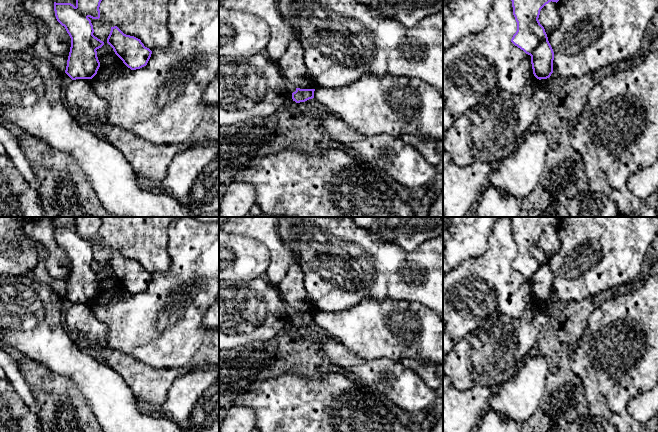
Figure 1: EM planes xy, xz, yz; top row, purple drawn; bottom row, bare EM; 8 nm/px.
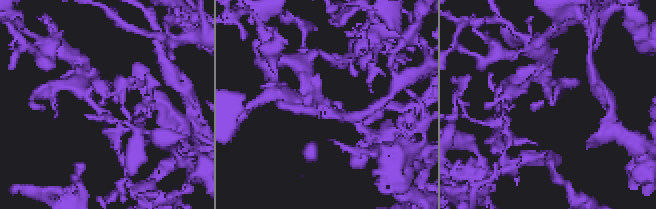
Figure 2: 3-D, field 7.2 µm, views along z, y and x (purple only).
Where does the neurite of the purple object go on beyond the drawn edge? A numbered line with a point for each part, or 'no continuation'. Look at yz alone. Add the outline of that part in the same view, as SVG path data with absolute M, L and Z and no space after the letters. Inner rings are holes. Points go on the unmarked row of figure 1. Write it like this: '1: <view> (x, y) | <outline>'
no continuation

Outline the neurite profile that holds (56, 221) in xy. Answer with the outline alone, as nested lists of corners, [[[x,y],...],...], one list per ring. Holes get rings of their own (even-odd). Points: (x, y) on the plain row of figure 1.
[[[49,217],[56,227],[71,227],[76,231],[75,217]]]

